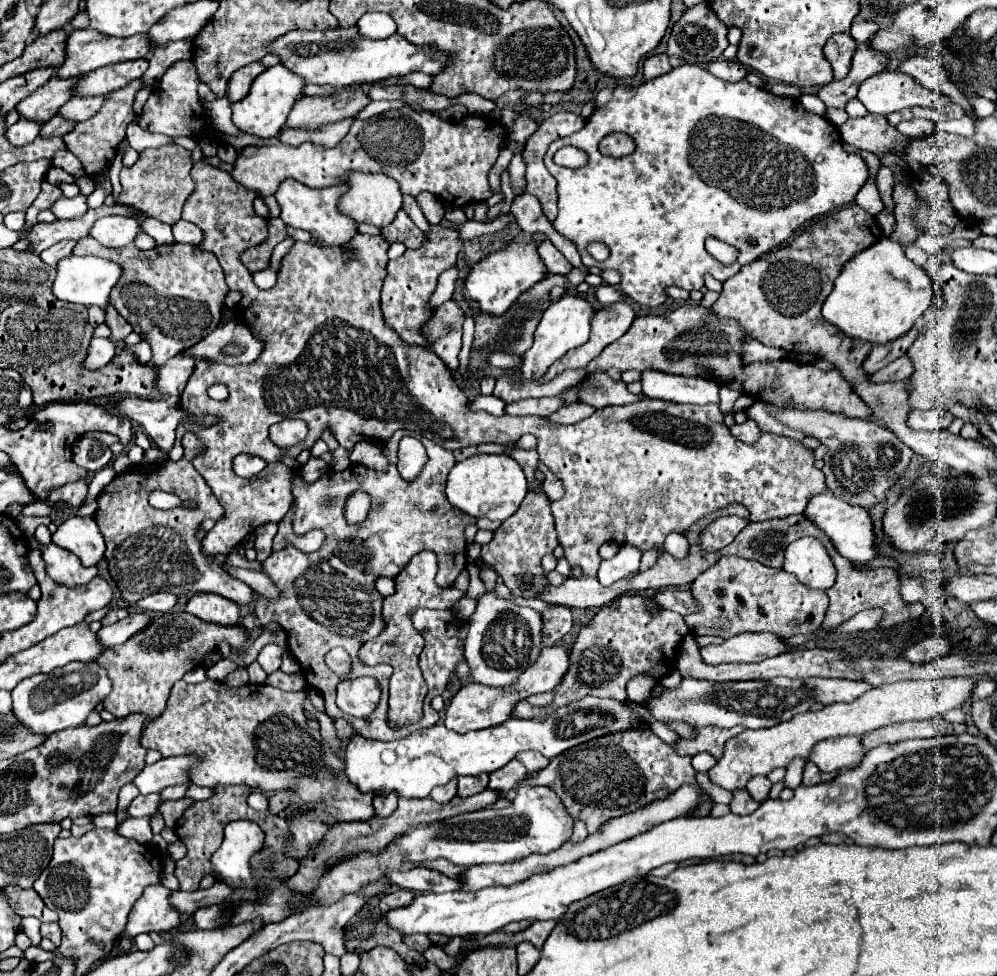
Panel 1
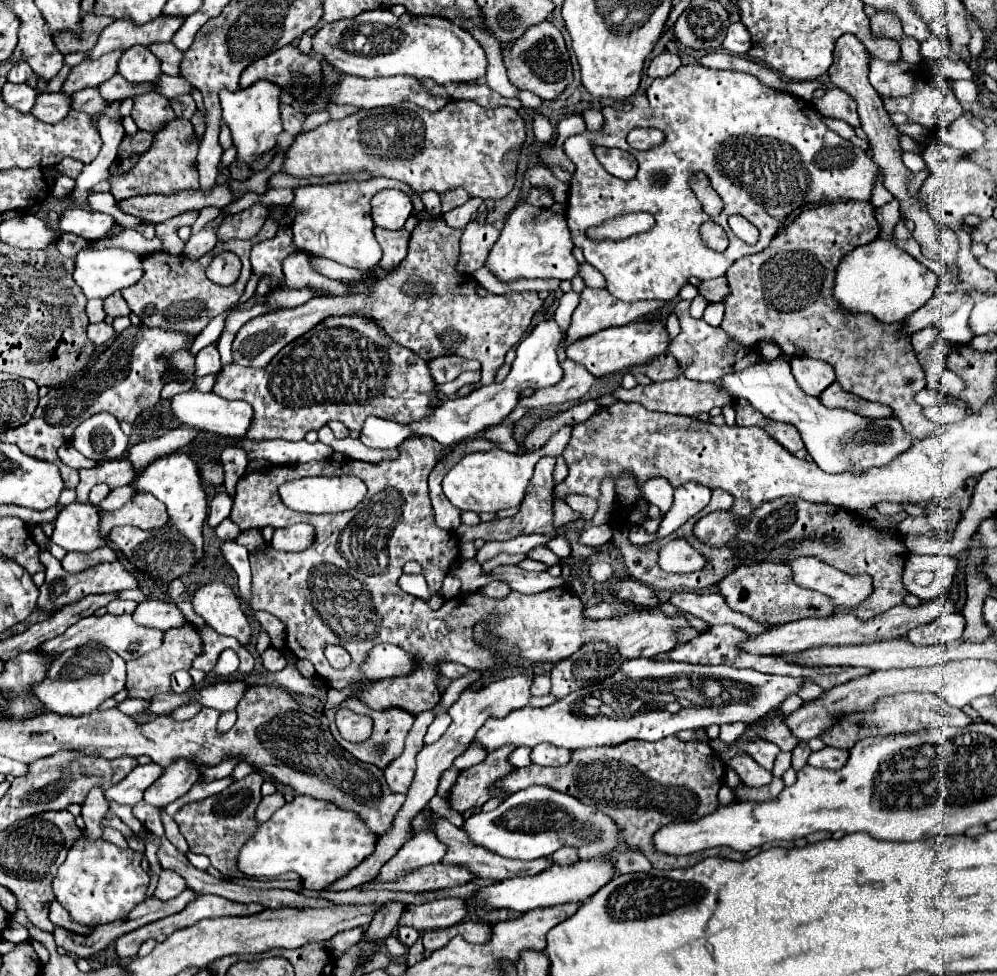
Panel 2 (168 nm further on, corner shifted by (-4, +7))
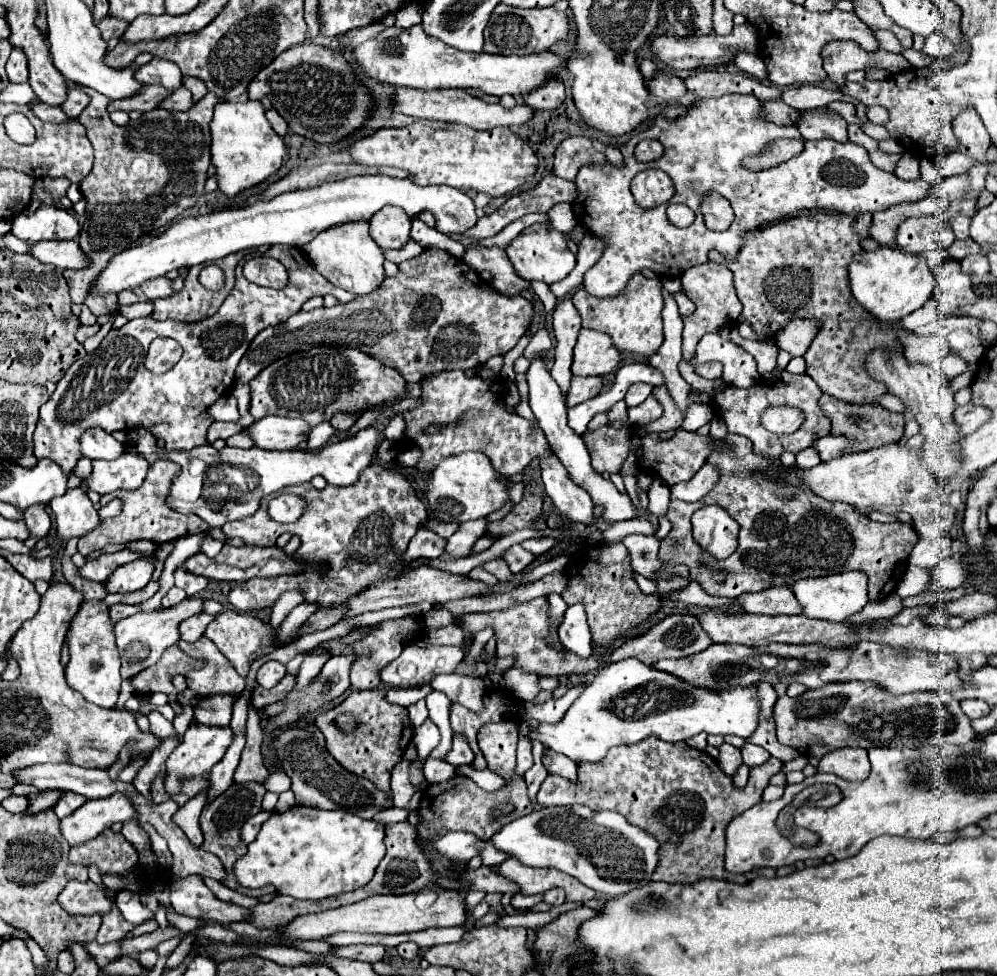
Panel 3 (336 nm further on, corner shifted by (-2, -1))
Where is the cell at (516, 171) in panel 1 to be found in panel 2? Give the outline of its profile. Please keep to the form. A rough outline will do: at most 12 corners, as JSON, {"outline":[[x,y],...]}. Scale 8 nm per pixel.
{"outline":[[518,202],[486,268],[572,280],[564,214]]}

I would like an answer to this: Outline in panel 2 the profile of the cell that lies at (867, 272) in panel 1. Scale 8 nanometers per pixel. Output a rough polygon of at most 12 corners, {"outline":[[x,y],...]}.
{"outline":[[890,240],[842,258],[834,298],[902,322],[938,278]]}

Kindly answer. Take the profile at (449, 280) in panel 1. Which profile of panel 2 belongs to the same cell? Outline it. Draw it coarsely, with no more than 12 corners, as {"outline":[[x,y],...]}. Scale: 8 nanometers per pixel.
{"outline":[[476,220],[464,228],[458,272],[480,270],[500,236]]}

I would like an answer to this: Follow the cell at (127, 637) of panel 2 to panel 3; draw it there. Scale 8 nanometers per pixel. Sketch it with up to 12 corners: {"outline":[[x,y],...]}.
{"outline":[[200,598],[114,624],[122,678],[156,664],[178,642],[178,622]]}

